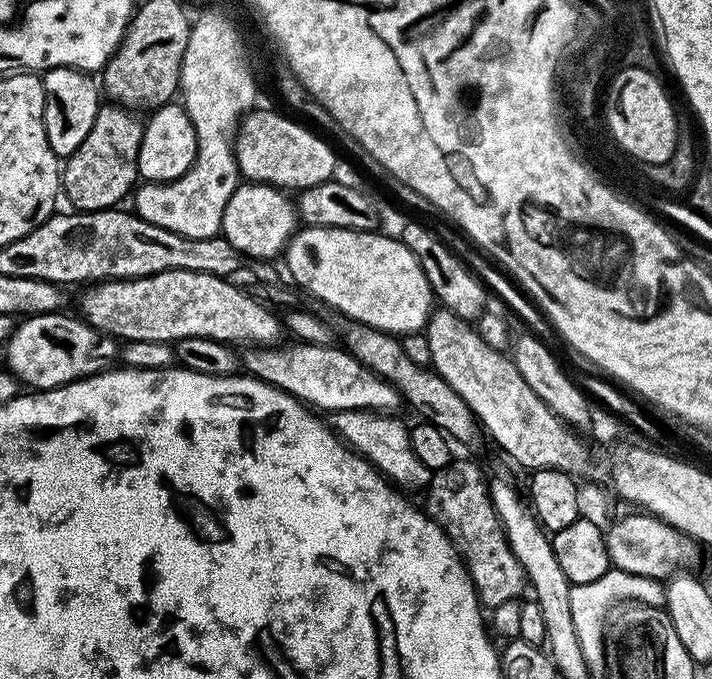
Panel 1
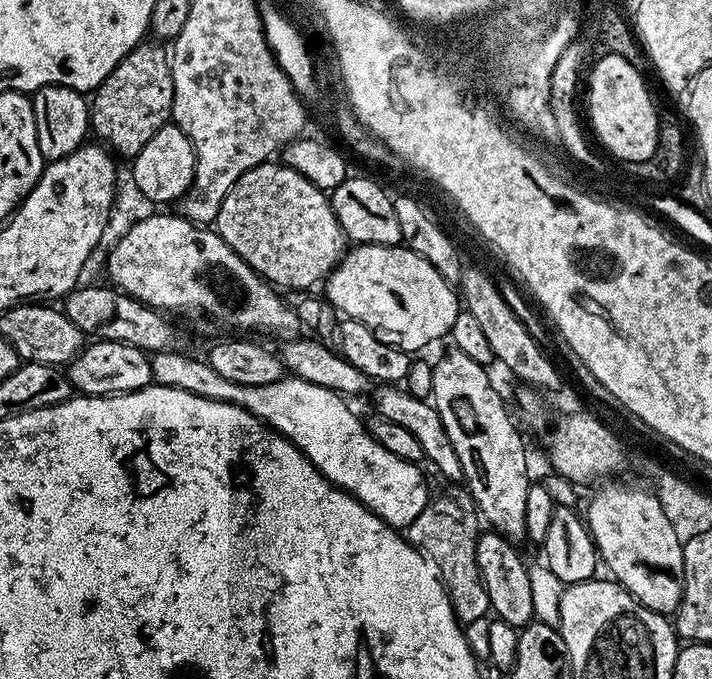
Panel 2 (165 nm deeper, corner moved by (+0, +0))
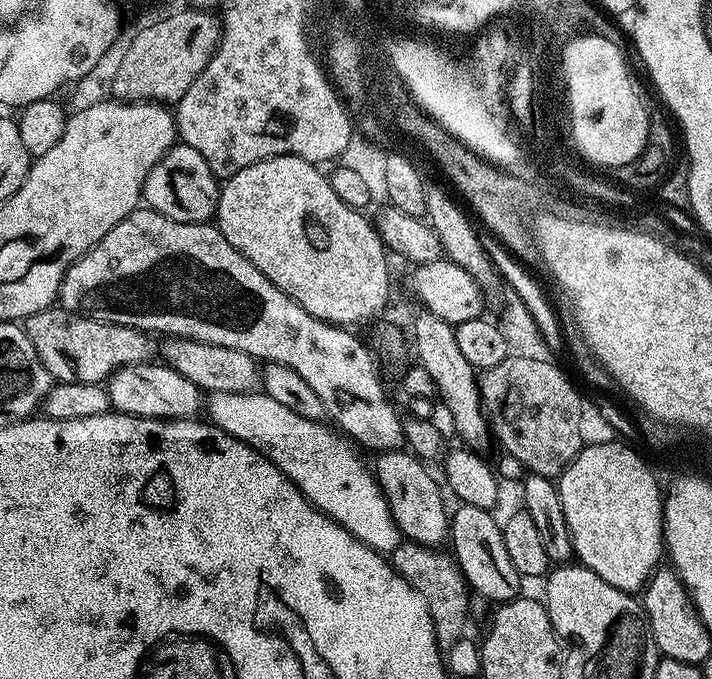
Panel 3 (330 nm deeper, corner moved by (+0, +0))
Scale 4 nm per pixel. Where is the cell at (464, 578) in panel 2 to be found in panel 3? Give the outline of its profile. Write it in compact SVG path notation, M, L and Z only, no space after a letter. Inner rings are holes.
M402 542L390 554L390 563L394 571L414 590L422 594L422 598L428 607L428 613L434 626L434 638L436 645L441 650L447 650L458 642L469 631L470 617L468 611L468 595L470 589L464 581L464 575L455 559L447 551L439 547L428 548L424 544L415 542Z

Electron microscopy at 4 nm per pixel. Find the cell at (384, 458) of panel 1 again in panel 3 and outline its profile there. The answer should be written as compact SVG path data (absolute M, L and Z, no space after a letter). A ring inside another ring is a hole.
M260 390L242 394L211 393L206 400L206 412L207 408L211 423L270 458L318 511L325 512L354 534L354 538L381 554L391 554L402 543L400 528L390 514L373 469L364 465L363 458L355 452L357 449L339 431L331 432L327 423L286 410L282 402L274 402L274 398Z

